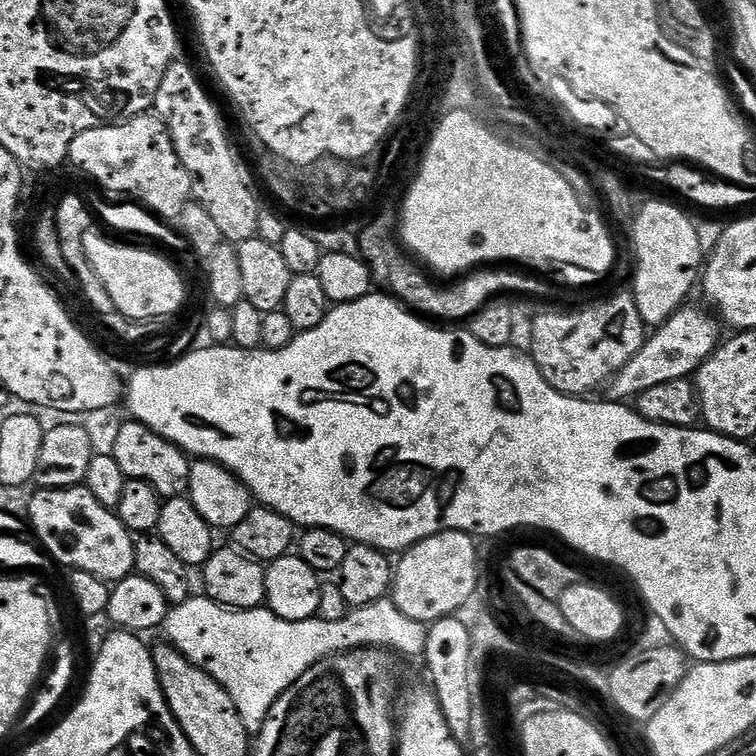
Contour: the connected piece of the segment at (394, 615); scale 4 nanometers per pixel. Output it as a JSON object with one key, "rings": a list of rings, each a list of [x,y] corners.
{"rings":[[[204,594],[189,595],[177,604],[180,604],[177,608],[176,605],[169,607],[168,616],[162,625],[162,632],[168,635],[165,636],[167,643],[225,688],[234,700],[250,736],[260,734],[274,702],[317,662],[358,648],[379,648],[392,652],[397,650],[400,654],[420,658],[423,657],[427,642],[427,625],[416,619],[407,618],[388,596],[367,605],[353,607],[340,620],[334,622],[326,622],[317,616],[304,620],[286,620],[278,618],[266,606],[252,609],[226,609],[223,605],[208,599]]]}

